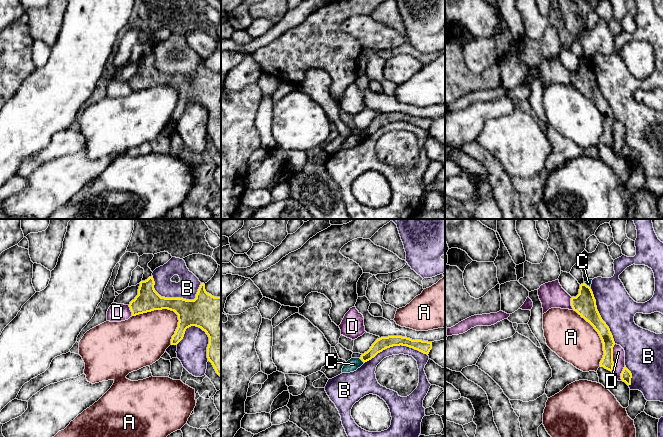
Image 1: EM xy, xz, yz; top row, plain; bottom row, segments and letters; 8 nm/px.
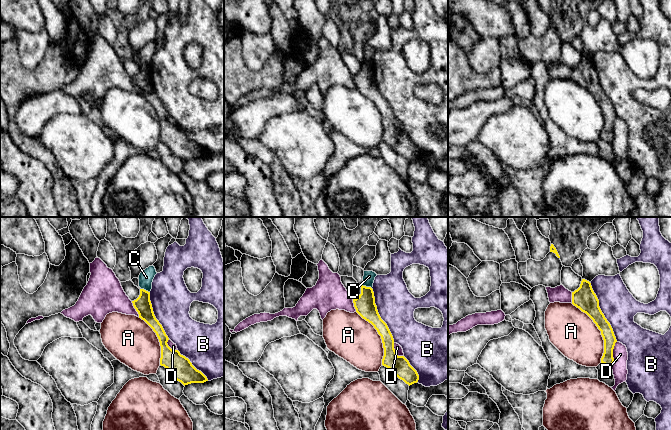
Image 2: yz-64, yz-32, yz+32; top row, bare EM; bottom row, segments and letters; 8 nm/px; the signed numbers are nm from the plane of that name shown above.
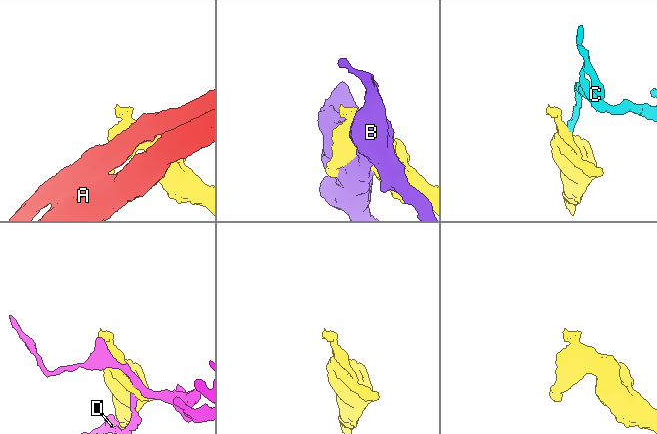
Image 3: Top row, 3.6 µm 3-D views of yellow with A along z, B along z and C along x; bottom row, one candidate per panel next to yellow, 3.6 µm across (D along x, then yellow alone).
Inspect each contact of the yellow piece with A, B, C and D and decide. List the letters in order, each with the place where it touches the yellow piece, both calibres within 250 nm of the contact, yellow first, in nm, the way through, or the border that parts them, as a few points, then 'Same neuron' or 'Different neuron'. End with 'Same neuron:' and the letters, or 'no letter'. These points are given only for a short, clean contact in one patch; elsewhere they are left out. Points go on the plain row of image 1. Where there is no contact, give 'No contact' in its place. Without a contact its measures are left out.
A: Touches yellow at xy (169, 85). Thickness 240 nm (yellow) against 340 nm. Different neuron
B: Touches yellow at xy (174, 74). Thickness 240 nm (yellow) against 170 nm. Different neuron
C: Touches yellow at xz (362, 136). Thickness 100 nm (yellow) against 100 nm. Boundary: xz (359, 134), (364, 138). Different neuron
D: Touches yellow at yz (612, 134). Thickness 100 nm (yellow) against 100 nm. Different neuron
Same neuron: no letter

